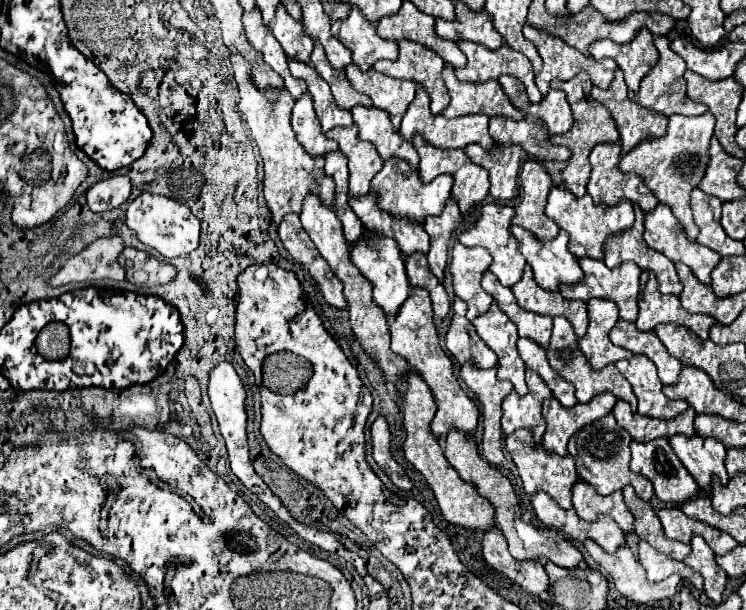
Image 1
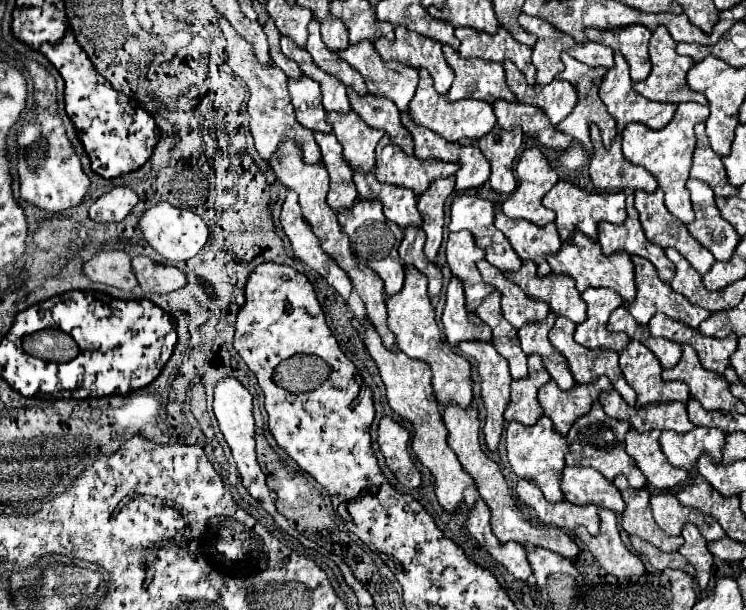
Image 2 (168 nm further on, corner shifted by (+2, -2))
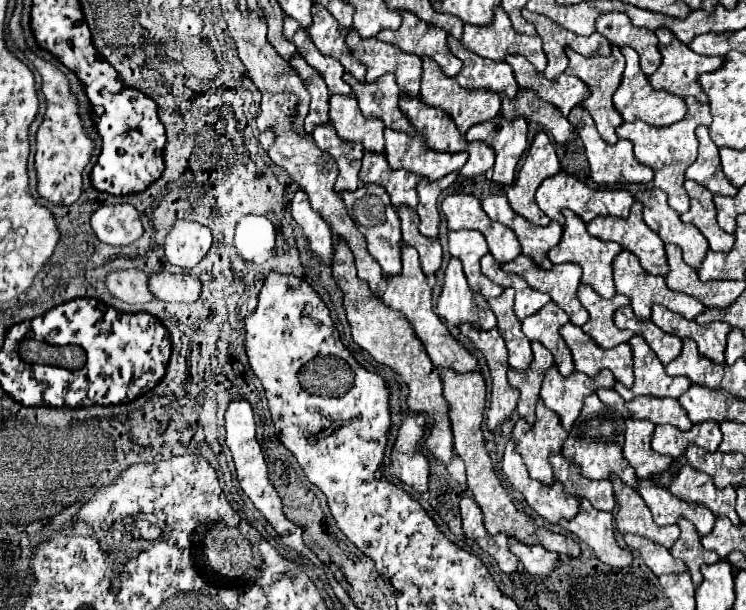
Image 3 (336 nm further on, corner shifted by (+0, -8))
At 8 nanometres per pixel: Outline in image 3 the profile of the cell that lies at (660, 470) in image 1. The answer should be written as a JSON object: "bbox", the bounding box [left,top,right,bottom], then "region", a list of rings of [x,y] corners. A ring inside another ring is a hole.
{"bbox":[624,420,672,480],"region":[[[626,420],[626,442],[624,442],[624,458],[636,470],[640,480],[654,480],[660,474],[668,472],[672,466],[670,456],[662,456],[652,450],[654,424],[646,420]]]}

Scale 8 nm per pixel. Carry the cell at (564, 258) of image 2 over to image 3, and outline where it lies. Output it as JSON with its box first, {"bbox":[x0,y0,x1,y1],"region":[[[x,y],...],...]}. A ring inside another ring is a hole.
{"bbox":[548,210,622,298],"region":[[[566,210],[564,212],[566,216],[566,226],[564,226],[564,234],[562,234],[562,240],[558,246],[554,246],[550,252],[548,252],[548,258],[552,260],[552,264],[564,264],[564,262],[572,262],[572,264],[578,264],[582,268],[582,284],[590,286],[592,290],[596,290],[600,296],[604,298],[612,298],[616,296],[616,286],[614,286],[614,258],[622,252],[622,248],[614,242],[602,242],[594,236],[588,234],[586,230],[586,224],[582,224],[582,220],[578,220],[578,216],[574,216],[574,212]]]}

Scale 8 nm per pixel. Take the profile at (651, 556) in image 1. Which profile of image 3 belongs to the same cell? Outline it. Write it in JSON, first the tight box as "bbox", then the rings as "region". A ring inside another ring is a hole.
{"bbox":[624,534,686,576],"region":[[[626,534],[624,536],[624,542],[628,544],[630,550],[638,550],[646,562],[646,566],[656,574],[656,576],[662,576],[662,574],[682,574],[686,572],[686,564],[682,564],[680,560],[676,560],[668,548],[662,548],[646,538],[640,538],[640,536],[634,536],[634,534]]]}

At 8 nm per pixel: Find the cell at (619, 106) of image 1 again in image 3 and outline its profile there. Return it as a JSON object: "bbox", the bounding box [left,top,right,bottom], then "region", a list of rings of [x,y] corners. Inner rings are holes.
{"bbox":[614,46,686,126],"region":[[[628,46],[620,48],[620,52],[626,58],[626,70],[624,70],[624,76],[622,76],[622,82],[620,82],[618,90],[614,92],[614,108],[620,112],[622,120],[624,122],[642,120],[642,122],[646,122],[650,126],[670,126],[670,124],[682,120],[684,114],[686,114],[684,100],[674,96],[674,94],[662,92],[662,90],[652,90],[650,84],[648,84],[648,78],[640,70],[638,54],[632,48],[628,48]]]}

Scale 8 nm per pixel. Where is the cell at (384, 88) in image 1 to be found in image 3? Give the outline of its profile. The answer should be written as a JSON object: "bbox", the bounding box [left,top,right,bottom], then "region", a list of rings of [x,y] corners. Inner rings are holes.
{"bbox":[346,30,422,98],"region":[[[354,30],[348,32],[346,46],[352,56],[366,66],[366,82],[376,82],[384,74],[394,74],[396,84],[402,92],[406,92],[406,98],[418,98],[422,74],[422,60],[418,56],[398,52],[398,48],[376,38],[362,40]]]}

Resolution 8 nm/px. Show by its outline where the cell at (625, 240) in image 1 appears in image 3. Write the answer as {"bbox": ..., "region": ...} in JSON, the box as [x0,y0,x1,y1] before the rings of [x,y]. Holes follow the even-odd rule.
{"bbox":[586,202,668,276],"region":[[[634,202],[628,218],[598,218],[586,224],[588,232],[602,242],[618,242],[624,250],[636,254],[650,274],[666,276],[668,258],[664,242],[642,220],[642,204]]]}

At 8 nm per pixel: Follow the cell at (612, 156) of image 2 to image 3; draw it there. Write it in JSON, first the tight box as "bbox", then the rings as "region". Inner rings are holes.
{"bbox":[568,106,654,188],"region":[[[574,106],[570,116],[568,116],[570,124],[578,130],[582,142],[584,142],[584,148],[586,148],[586,158],[590,162],[590,176],[596,184],[600,186],[608,186],[608,188],[616,188],[616,186],[624,186],[624,184],[650,184],[654,180],[654,172],[640,164],[634,154],[632,154],[632,144],[630,140],[618,140],[614,146],[608,146],[600,136],[598,136],[598,130],[594,126],[594,120],[592,116],[582,108],[582,106]]]}

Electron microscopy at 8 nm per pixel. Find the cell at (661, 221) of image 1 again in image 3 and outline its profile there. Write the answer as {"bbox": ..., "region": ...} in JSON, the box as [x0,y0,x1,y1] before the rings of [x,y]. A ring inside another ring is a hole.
{"bbox":[636,188,708,270],"region":[[[660,188],[636,192],[636,200],[644,204],[644,222],[662,238],[664,244],[682,248],[684,262],[698,270],[708,254],[706,238],[692,226],[682,224],[680,216],[668,206],[668,196]]]}

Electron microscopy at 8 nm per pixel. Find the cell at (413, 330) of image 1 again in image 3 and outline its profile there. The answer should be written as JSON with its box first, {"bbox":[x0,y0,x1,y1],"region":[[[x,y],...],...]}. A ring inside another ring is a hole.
{"bbox":[382,246,478,374],"region":[[[404,246],[402,248],[402,274],[400,276],[392,276],[388,278],[388,288],[382,296],[382,302],[390,308],[390,310],[396,310],[400,312],[412,326],[416,338],[424,344],[424,350],[428,352],[432,364],[438,368],[438,370],[456,370],[458,374],[464,374],[464,372],[476,372],[478,370],[478,362],[476,358],[466,352],[448,332],[446,324],[440,322],[438,314],[432,310],[432,290],[428,286],[428,280],[418,264],[418,252],[410,246]]]}

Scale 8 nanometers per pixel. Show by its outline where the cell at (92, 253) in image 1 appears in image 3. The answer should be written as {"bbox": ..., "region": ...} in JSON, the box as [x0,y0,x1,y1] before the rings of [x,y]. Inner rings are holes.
{"bbox":[106,270,152,304],"region":[[[114,270],[106,276],[106,288],[112,296],[120,298],[122,302],[136,304],[136,302],[150,302],[152,294],[146,284],[148,276],[142,270]]]}

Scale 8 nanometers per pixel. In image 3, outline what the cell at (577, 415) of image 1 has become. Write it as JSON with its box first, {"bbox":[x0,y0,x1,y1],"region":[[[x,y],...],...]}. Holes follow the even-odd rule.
{"bbox":[540,366,616,430],"region":[[[556,366],[546,372],[540,398],[544,406],[554,410],[560,416],[560,424],[564,430],[570,430],[574,420],[580,416],[586,396],[594,394],[598,388],[614,388],[616,380],[610,370],[602,370],[598,376],[588,378],[580,372],[574,372],[568,378],[562,378]]]}

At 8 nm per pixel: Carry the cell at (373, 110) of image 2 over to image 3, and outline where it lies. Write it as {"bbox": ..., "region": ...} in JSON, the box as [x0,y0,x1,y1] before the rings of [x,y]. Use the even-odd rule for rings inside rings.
{"bbox":[344,74,414,136],"region":[[[386,74],[374,84],[362,84],[352,76],[344,76],[344,80],[352,86],[352,92],[358,98],[358,106],[366,118],[380,118],[386,128],[394,128],[398,132],[414,136],[414,128],[410,128],[410,122],[406,120],[406,116],[402,116],[398,108],[400,88],[396,86],[394,76]]]}

